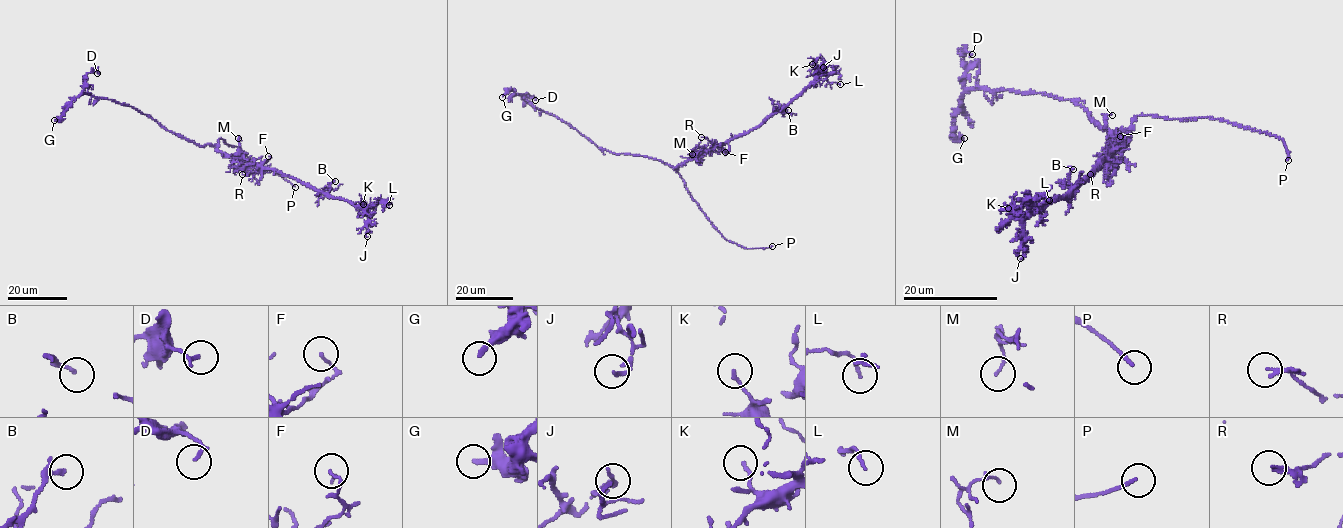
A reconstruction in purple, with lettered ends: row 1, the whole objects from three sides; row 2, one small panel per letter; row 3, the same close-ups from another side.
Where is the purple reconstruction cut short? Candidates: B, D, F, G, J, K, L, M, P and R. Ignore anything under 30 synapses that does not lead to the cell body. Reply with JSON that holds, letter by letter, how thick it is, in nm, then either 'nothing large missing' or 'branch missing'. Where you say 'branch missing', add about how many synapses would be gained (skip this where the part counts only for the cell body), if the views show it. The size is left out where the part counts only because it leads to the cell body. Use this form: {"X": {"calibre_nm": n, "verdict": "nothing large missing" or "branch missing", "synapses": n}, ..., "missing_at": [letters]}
{"B": {"calibre_nm": 100, "verdict": "nothing large missing"}, "D": {"calibre_nm": 170, "verdict": "nothing large missing"}, "F": {"calibre_nm": 120, "verdict": "nothing large missing"}, "G": {"calibre_nm": 200, "verdict": "nothing large missing"}, "J": {"calibre_nm": 140, "verdict": "nothing large missing"}, "K": {"calibre_nm": 140, "verdict": "nothing large missing"}, "L": {"calibre_nm": 120, "verdict": "nothing large missing"}, "M": {"calibre_nm": 110, "verdict": "nothing large missing"}, "P": {"calibre_nm": 150, "verdict": "branch missing"}, "R": {"calibre_nm": 140, "verdict": "nothing large missing"}, "missing_at": ["P"]}

